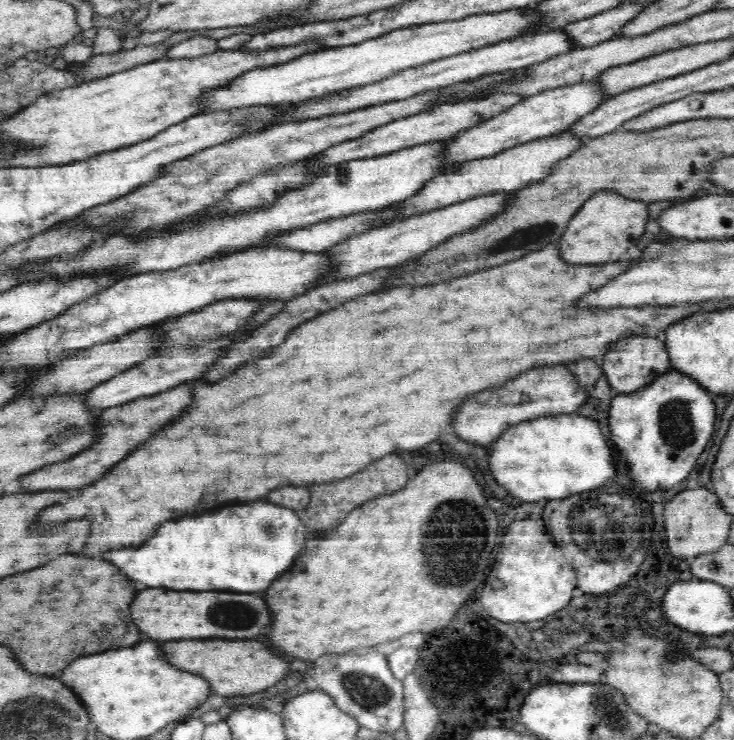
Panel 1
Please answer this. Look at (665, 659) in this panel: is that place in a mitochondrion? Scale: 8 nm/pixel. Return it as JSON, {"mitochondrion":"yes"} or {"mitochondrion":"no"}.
{"mitochondrion":"yes"}

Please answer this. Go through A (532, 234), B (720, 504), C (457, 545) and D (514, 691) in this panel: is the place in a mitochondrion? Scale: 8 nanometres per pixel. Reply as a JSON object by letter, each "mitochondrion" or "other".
{"A":"mitochondrion","B":"other","C":"mitochondrion","D":"other"}

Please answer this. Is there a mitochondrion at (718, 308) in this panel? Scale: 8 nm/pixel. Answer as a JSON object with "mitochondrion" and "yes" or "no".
{"mitochondrion":"no"}

